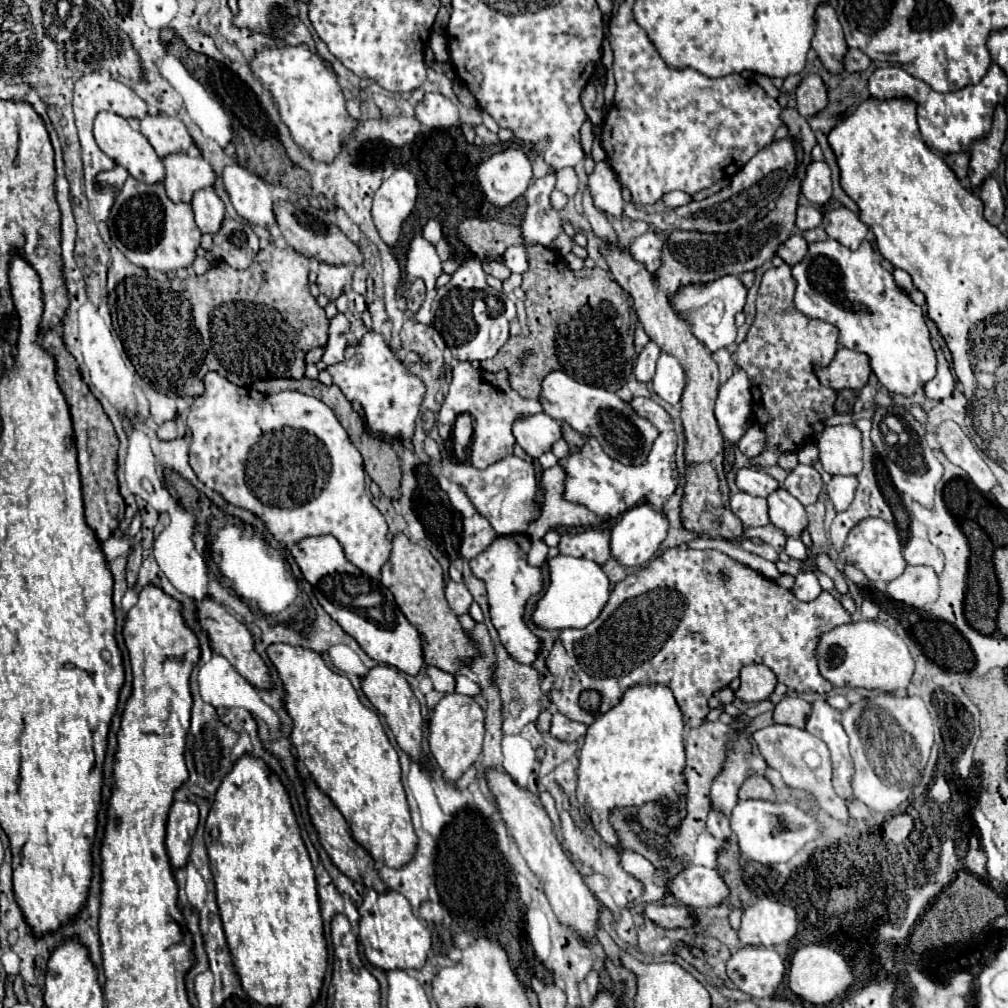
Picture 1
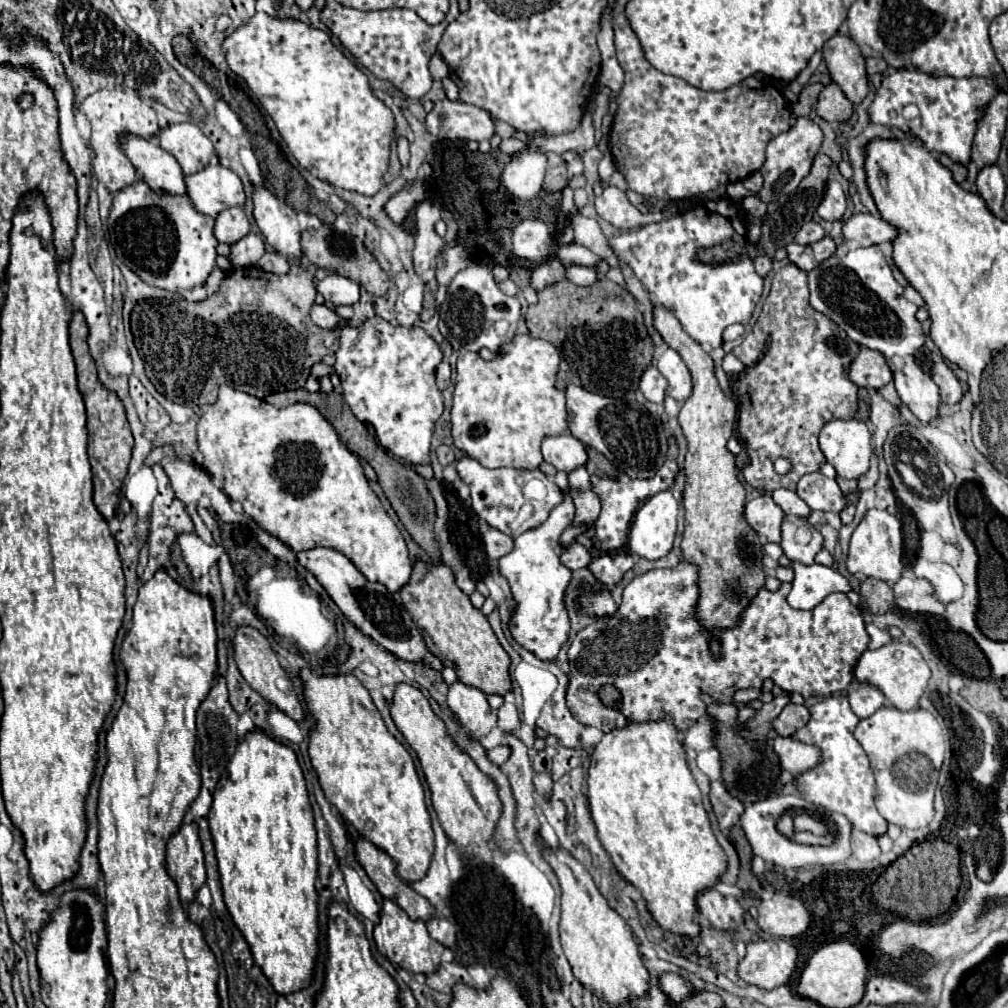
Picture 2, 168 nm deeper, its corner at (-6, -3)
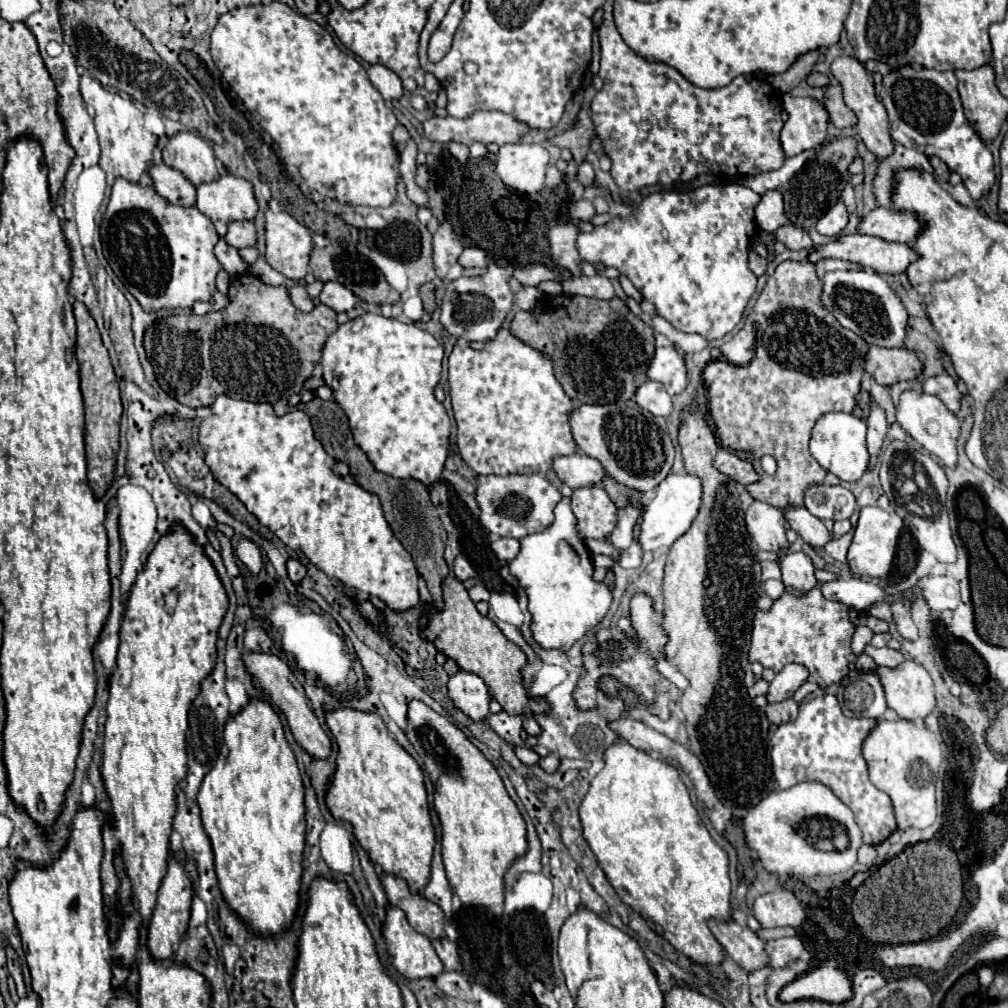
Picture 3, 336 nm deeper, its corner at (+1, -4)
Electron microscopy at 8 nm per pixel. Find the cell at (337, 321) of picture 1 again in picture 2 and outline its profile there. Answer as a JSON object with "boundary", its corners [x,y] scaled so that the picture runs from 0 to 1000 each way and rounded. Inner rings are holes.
{"boundary":[[[313,303],[313,305],[309,307],[309,316],[311,316],[316,324],[320,324],[320,326],[340,326],[340,324],[346,322],[344,316],[336,314],[336,313],[334,313],[330,307],[326,307],[324,303]]]}

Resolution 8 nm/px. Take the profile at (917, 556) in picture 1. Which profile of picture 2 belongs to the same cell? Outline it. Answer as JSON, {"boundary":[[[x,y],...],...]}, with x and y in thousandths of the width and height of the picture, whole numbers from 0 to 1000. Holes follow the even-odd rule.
{"boundary":[[[910,555],[906,566],[910,572],[918,572],[926,580],[934,598],[947,596],[955,588],[955,578],[953,578],[951,570],[945,566],[943,561],[939,561],[936,557]]]}

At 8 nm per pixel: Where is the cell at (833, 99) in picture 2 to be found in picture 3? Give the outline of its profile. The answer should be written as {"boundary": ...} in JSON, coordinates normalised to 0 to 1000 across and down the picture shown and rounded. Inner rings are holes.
{"boundary":[[[823,83],[821,89],[819,89],[819,95],[817,95],[817,105],[821,107],[821,113],[823,113],[823,121],[829,125],[829,127],[845,127],[849,125],[851,117],[849,113],[837,103],[835,99],[835,85],[833,83]]]}

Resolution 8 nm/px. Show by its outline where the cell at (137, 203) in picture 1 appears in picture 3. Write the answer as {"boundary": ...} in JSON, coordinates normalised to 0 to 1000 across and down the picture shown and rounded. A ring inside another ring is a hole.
{"boundary":[[[117,177],[111,185],[109,200],[99,222],[99,236],[103,246],[103,256],[107,258],[113,272],[125,284],[125,288],[137,298],[145,310],[157,308],[188,308],[192,300],[212,300],[210,292],[214,288],[214,272],[218,270],[218,260],[214,258],[210,246],[216,240],[214,226],[206,214],[196,206],[183,206],[169,202],[151,185],[139,185]]]}

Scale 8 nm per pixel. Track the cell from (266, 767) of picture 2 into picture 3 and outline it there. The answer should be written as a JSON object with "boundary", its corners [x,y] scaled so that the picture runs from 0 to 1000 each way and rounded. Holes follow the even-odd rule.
{"boundary":[[[252,692],[240,706],[226,710],[222,718],[222,738],[212,762],[200,774],[196,800],[200,804],[202,823],[210,833],[214,869],[226,899],[238,905],[254,925],[282,925],[296,899],[300,843],[304,837],[302,778],[294,750],[282,730],[280,714],[264,694]]]}

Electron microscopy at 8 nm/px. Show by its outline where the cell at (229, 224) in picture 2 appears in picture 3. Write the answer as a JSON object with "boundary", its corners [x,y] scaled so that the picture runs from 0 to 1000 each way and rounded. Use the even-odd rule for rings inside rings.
{"boundary":[[[234,220],[234,222],[228,222],[226,224],[226,232],[222,234],[224,240],[232,246],[252,246],[254,244],[254,224],[252,220]]]}

